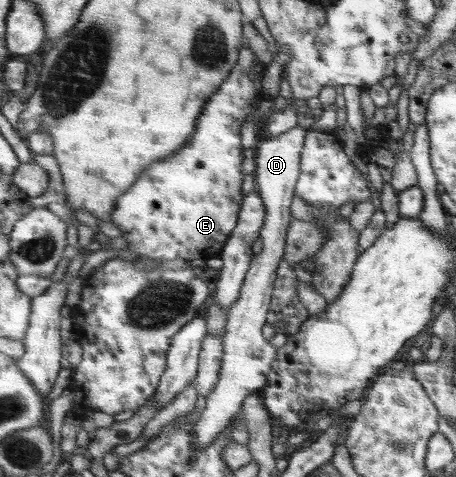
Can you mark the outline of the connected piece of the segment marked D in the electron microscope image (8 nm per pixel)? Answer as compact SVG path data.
M295 126L279 136L261 139L256 145L255 185L257 194L266 210L263 228L259 232L259 241L263 249L254 255L245 282L242 284L242 295L233 304L226 318L225 334L222 336L224 350L219 367L219 378L213 390L206 396L206 406L194 427L191 447L198 451L209 446L215 436L219 436L231 417L242 410L242 404L254 391L262 391L266 386L267 375L275 361L276 347L263 337L261 328L266 323L266 316L272 300L276 271L284 255L286 233L291 220L291 202L295 195L295 186L300 174L302 148L308 128Z

